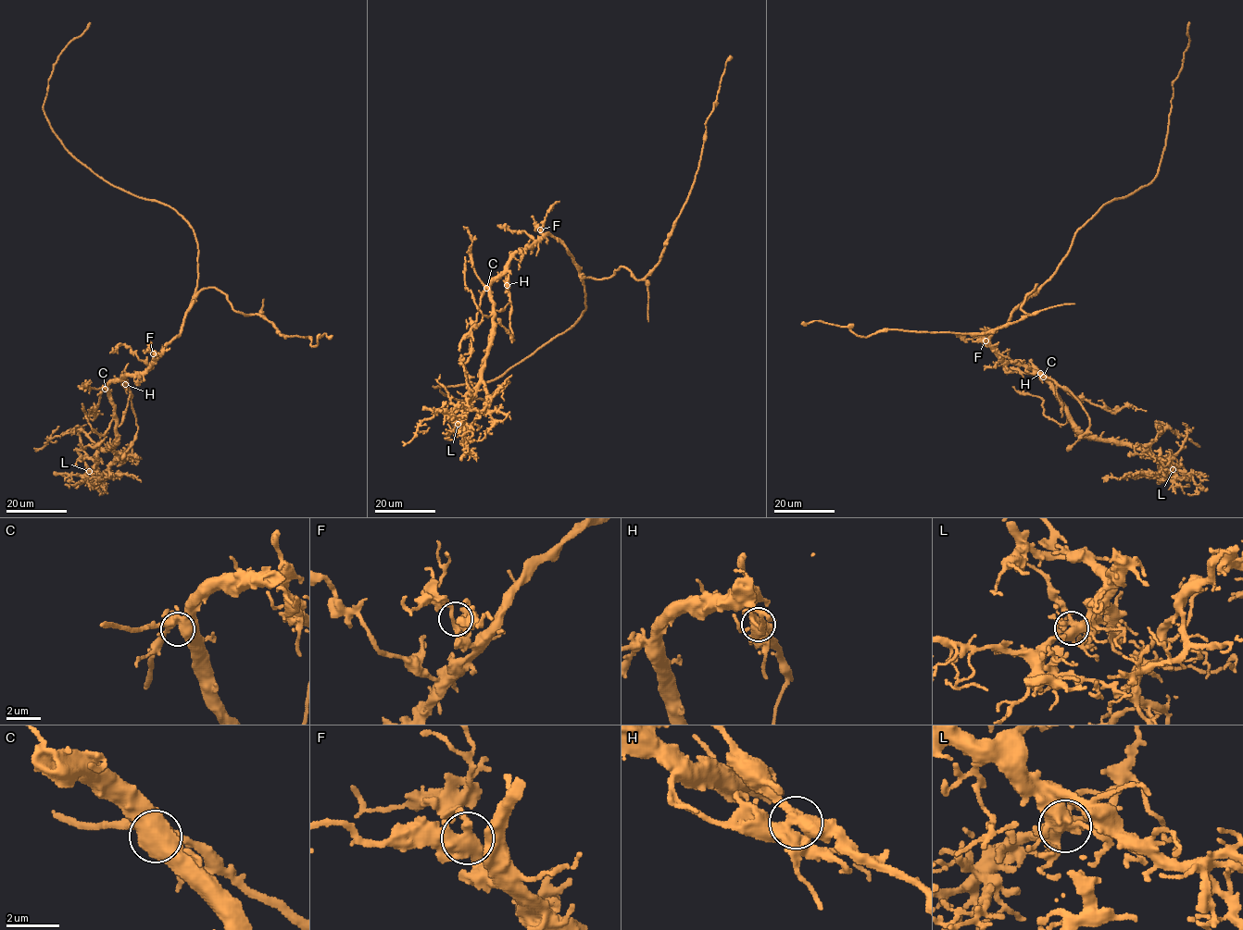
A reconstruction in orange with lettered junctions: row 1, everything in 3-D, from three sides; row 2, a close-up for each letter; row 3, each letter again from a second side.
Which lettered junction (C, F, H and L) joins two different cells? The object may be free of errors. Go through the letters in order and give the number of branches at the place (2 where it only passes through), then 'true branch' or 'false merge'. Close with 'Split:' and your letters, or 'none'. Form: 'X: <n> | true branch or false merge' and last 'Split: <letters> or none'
C: 5 | true branch
F: 4 | true branch
H: 6 | false merge
L: 6 | true branch
Split: H

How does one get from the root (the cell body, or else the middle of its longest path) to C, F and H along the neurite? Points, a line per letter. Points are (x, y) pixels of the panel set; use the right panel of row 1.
C: (1035, 292), (989, 338), (989, 347), (1003, 361), (1020, 362), (1043, 377)
F: (1035, 292), (993, 333), (989, 344), (985, 340)
H: (1035, 292), (993, 333), (989, 344), (1003, 361), (1023, 365), (1030, 373), (1039, 373)

